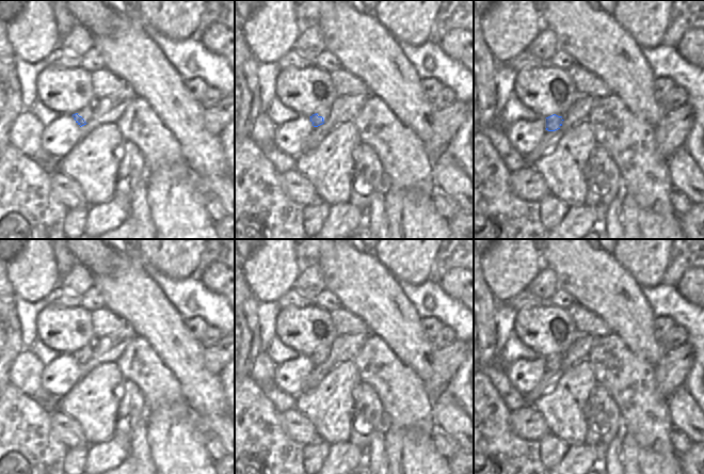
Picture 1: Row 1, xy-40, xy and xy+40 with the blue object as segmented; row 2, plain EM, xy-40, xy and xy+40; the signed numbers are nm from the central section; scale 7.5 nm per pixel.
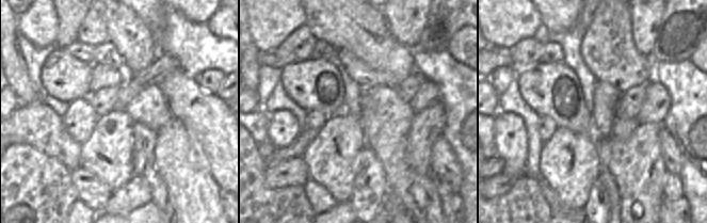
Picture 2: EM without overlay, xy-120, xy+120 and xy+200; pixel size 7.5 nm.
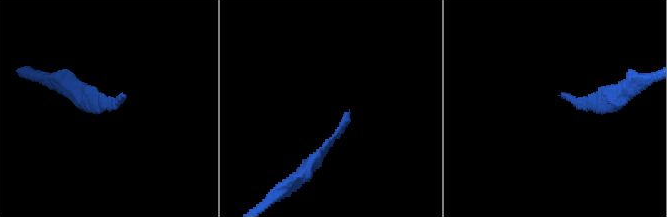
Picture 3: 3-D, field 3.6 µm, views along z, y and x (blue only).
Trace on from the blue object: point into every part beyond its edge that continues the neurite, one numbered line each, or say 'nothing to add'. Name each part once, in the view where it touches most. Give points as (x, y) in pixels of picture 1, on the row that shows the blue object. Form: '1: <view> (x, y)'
1: xy (324, 113)

